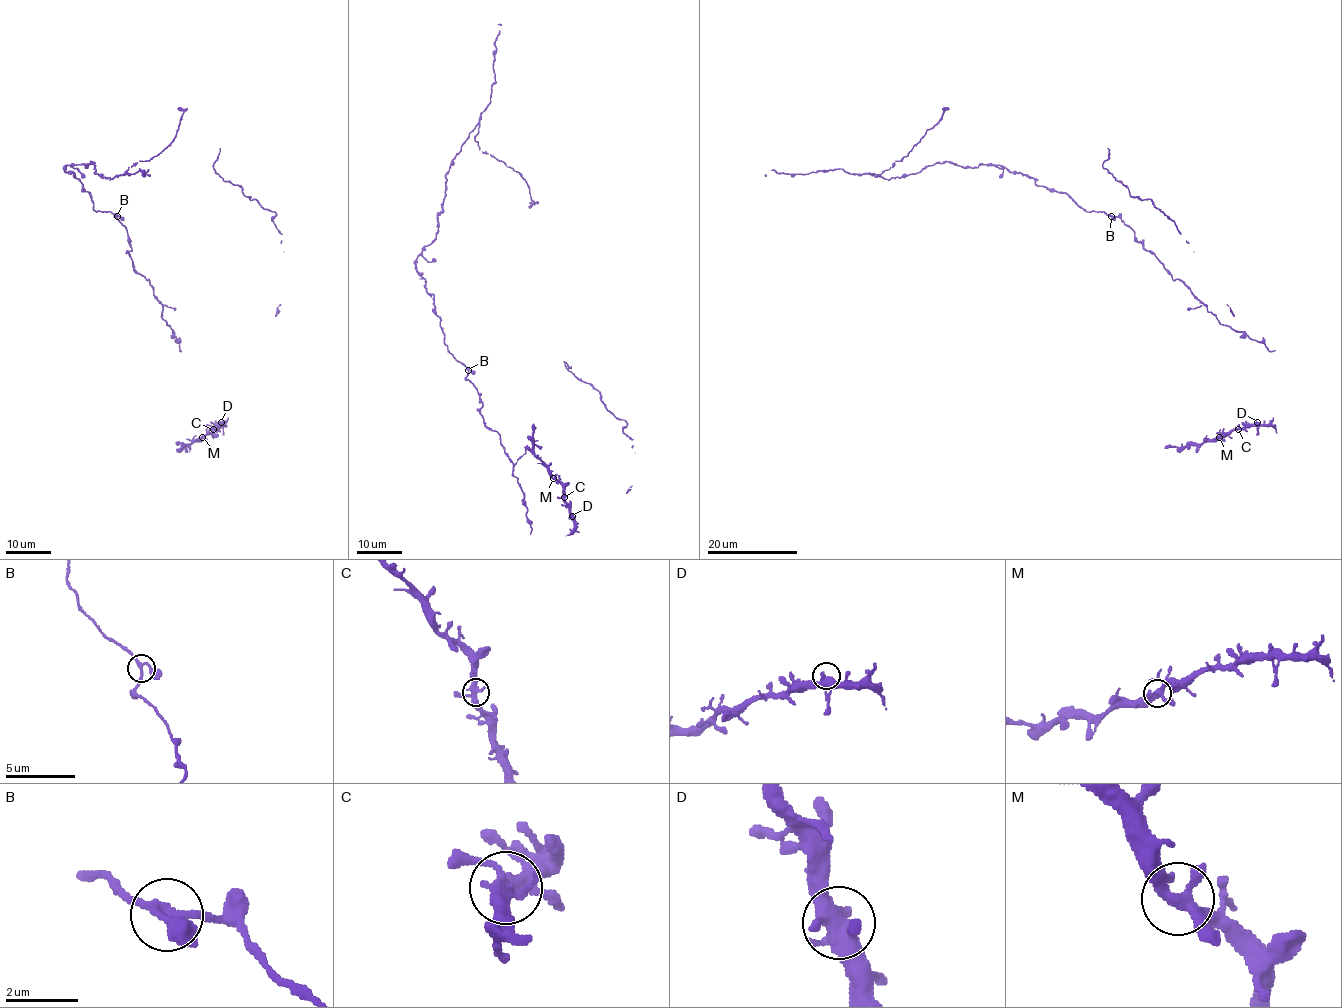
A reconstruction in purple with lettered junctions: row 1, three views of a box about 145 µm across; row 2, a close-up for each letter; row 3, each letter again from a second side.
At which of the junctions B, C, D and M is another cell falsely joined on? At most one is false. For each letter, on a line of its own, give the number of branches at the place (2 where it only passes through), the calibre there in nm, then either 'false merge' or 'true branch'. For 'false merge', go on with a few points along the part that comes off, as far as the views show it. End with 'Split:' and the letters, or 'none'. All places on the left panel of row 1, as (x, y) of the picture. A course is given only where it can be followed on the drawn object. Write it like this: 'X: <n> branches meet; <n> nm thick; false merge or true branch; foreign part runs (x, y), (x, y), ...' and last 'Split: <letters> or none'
B: 3 branches meet; 200 nm thick; true branch
C: 4 branches meet; 360 nm thick; true branch
D: 4 branches meet; 400 nm thick; true branch
M: 4 branches meet; 360 nm thick; true branch
Split: none

